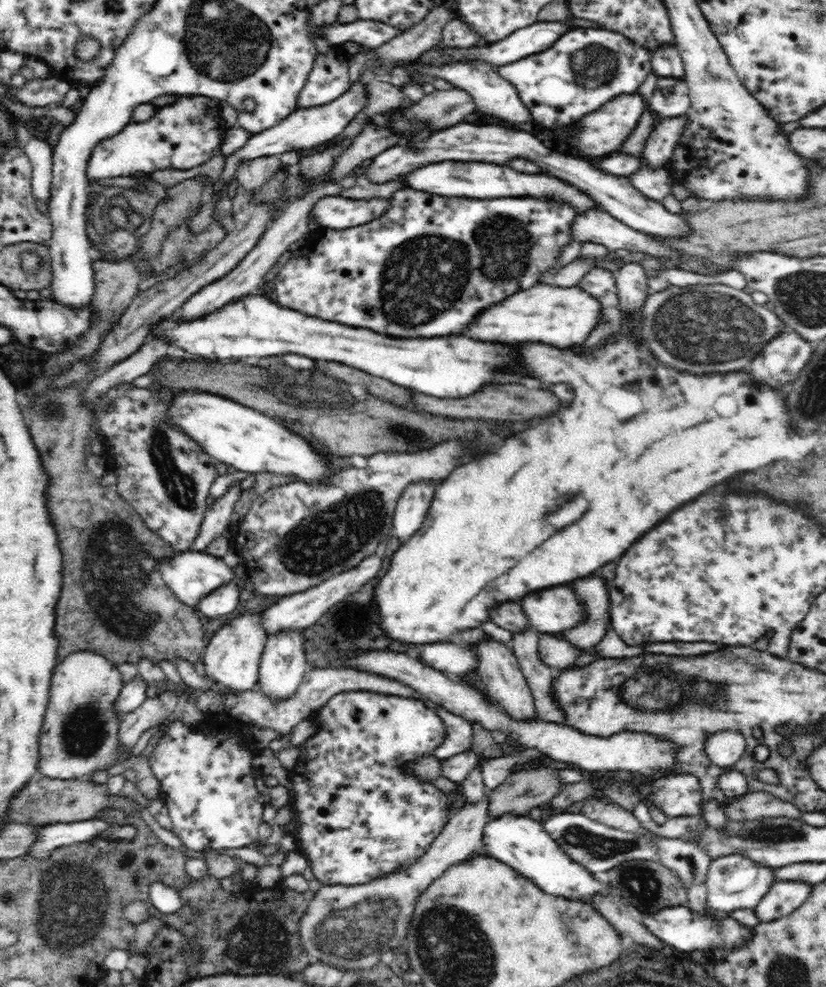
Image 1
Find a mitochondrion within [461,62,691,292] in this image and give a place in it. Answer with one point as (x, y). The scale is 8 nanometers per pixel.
(507, 256)

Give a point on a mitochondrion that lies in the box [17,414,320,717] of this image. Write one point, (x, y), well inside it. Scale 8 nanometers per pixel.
(115, 556)

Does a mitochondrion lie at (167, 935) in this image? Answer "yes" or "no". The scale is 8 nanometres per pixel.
no

